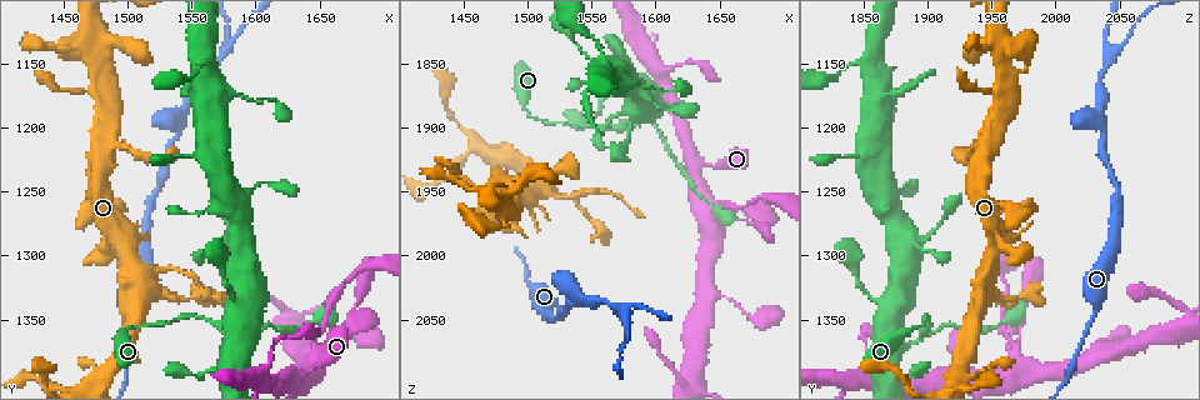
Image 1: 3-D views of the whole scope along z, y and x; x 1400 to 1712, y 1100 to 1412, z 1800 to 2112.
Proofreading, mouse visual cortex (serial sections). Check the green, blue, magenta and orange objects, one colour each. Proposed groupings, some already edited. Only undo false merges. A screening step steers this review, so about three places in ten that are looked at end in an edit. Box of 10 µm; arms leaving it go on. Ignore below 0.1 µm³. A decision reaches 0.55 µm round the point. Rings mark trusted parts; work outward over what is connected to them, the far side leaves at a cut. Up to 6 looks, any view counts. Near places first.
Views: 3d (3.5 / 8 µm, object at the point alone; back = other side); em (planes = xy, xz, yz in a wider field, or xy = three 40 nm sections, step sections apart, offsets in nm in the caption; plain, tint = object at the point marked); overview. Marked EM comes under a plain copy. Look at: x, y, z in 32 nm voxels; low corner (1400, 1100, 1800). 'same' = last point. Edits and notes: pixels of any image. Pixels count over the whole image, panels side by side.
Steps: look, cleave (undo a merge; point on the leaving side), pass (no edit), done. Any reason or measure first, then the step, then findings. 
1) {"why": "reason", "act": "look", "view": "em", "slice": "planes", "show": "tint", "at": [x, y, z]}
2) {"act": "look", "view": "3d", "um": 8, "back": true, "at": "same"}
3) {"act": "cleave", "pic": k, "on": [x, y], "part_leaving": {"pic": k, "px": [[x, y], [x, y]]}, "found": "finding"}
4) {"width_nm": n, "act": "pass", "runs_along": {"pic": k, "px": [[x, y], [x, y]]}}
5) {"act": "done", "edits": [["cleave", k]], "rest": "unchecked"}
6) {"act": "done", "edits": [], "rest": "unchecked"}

{"why": "sudden change in width", "act": "look", "view": "3d", "um": 3.5, "at": [1538, 1192, 2032]}

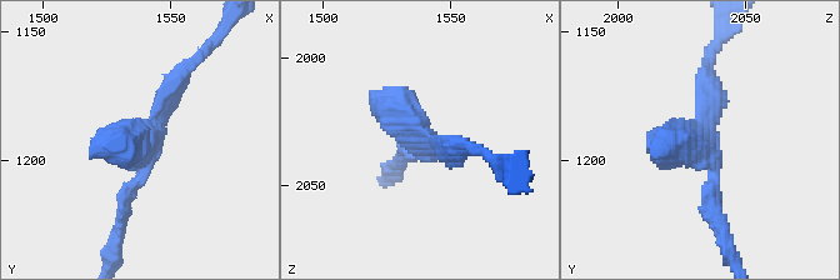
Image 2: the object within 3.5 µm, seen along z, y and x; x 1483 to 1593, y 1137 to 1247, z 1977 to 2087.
{"why": "need the tissue", "act": "look", "view": "em", "slice": "xy", "step": 5, "show": "tint", "at": [1538, 1193, 2032]}

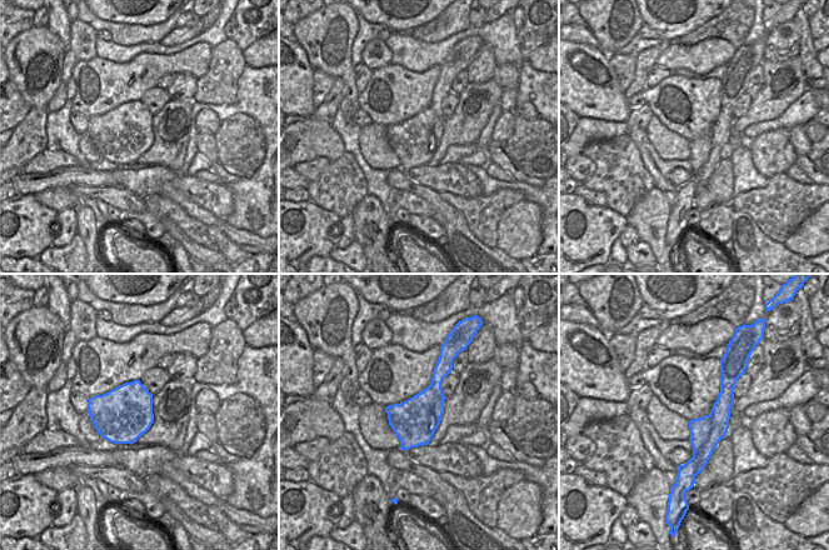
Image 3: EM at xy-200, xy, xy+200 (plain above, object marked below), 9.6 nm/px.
{"act": "pass", "found": "all the same cell"}

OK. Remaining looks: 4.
{"why": "arms part here", "act": "look", "view": "3d", "um": 3.5, "at": [1576, 1140, 2046]}

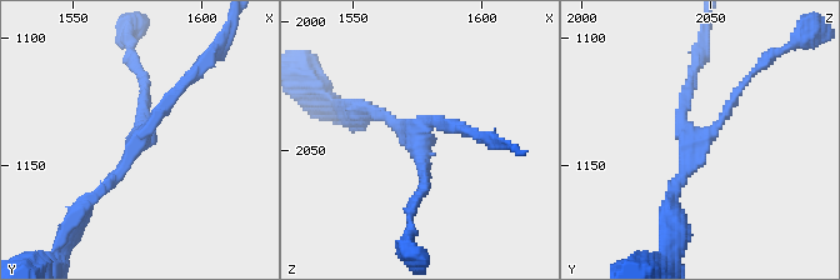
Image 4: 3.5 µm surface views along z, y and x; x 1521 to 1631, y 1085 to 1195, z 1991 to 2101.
{"arms": 3, "arm_widths_nm": [150, 150, 150], "why": "now the EM", "act": "look", "view": "em", "slice": "planes", "show": "tint", "at": [1577, 1140, 2045]}

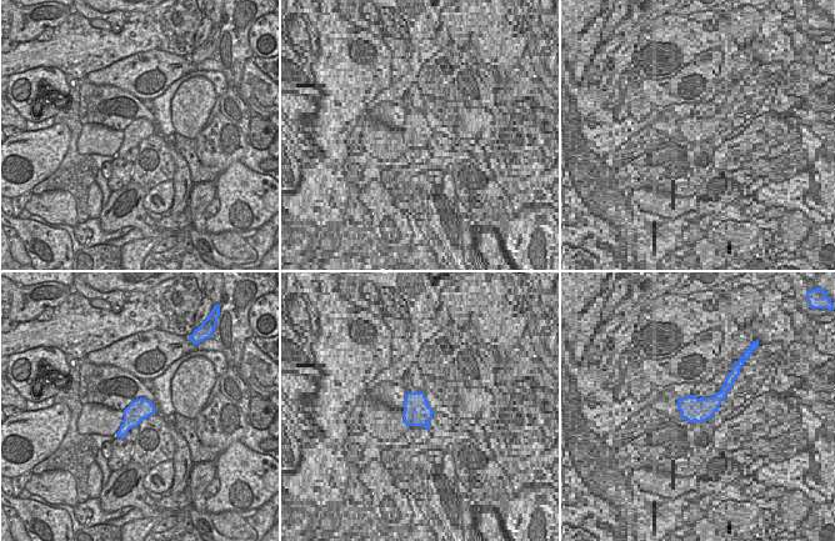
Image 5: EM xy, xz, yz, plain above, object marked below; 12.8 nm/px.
{"why": "cut it another way", "act": "look", "view": "em", "slice": "xy", "step": 5, "show": "tint", "at": "same"}

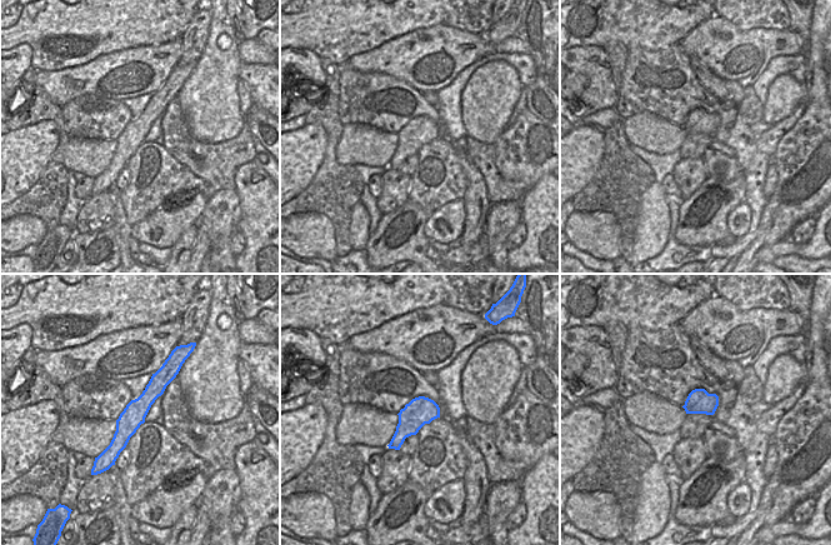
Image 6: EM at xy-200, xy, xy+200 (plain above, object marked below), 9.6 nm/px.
{"act": "pass", "runs_along": {"pic": 6, "px": [[164, 370], [128, 423], [113, 455]]}, "found": "all the same cell"}

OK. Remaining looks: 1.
{"act": "done", "edits": [], "rest": "unchecked"}

